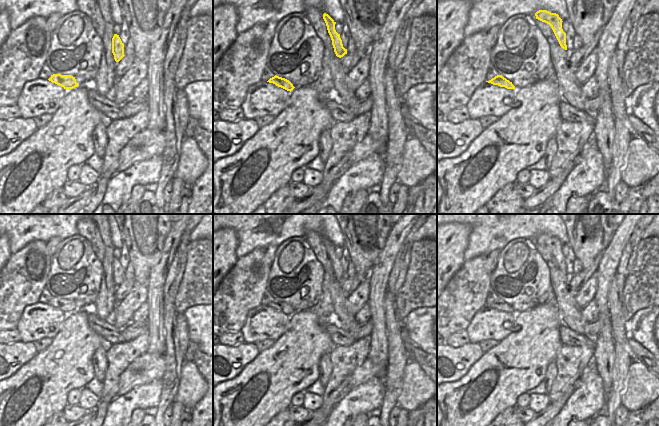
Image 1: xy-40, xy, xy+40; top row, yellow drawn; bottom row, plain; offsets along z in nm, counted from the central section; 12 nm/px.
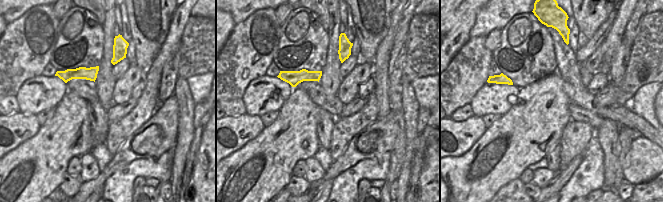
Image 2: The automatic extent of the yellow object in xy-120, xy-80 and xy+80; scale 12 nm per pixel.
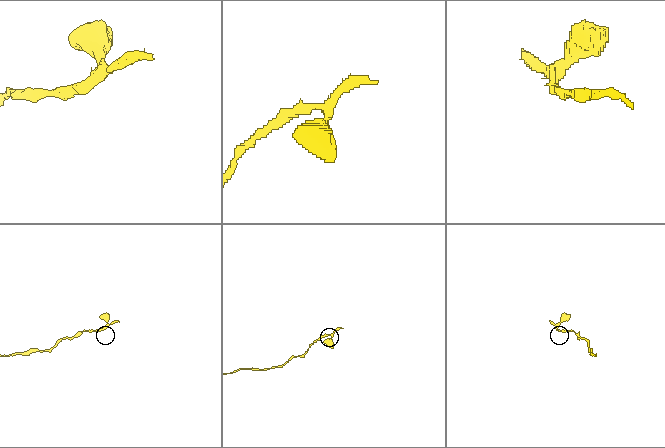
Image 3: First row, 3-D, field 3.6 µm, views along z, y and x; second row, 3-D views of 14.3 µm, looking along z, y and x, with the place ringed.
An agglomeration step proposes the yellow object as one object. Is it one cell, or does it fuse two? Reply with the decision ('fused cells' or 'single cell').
single cell

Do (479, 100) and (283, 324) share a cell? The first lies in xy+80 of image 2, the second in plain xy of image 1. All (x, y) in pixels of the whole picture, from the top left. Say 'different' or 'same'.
same

